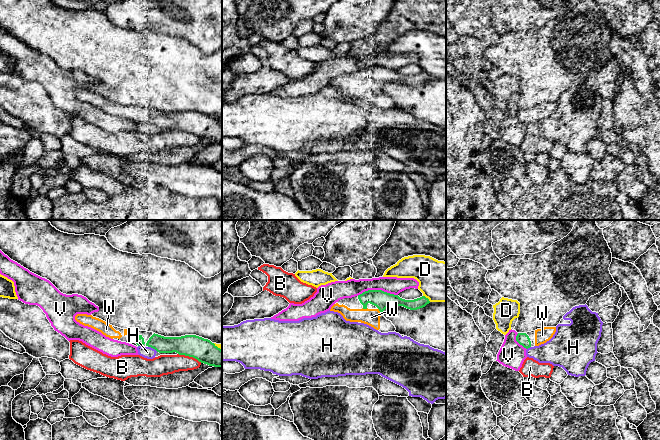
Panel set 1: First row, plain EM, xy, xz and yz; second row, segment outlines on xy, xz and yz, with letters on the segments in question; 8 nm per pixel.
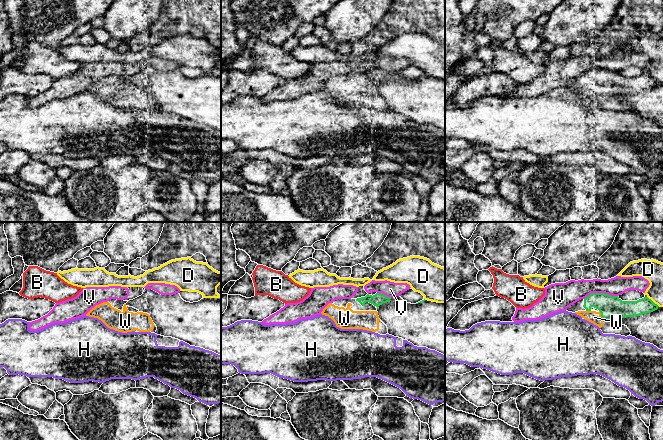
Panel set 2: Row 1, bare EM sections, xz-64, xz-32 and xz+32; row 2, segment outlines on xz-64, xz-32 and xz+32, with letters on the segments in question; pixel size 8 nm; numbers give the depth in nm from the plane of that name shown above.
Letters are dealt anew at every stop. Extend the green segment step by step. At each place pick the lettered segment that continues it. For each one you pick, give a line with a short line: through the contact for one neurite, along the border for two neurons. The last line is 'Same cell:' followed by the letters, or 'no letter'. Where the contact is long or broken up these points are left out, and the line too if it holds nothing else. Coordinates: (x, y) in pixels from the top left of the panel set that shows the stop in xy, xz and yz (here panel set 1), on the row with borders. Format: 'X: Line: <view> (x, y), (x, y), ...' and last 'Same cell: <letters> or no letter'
Same cell: W

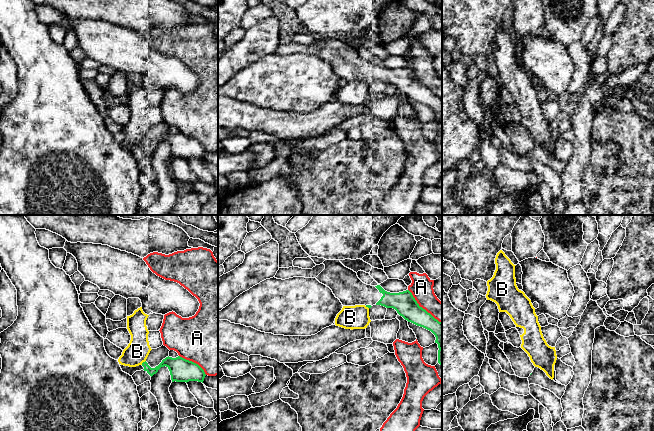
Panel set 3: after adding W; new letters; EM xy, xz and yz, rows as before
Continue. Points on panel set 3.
Same cell: no letter

